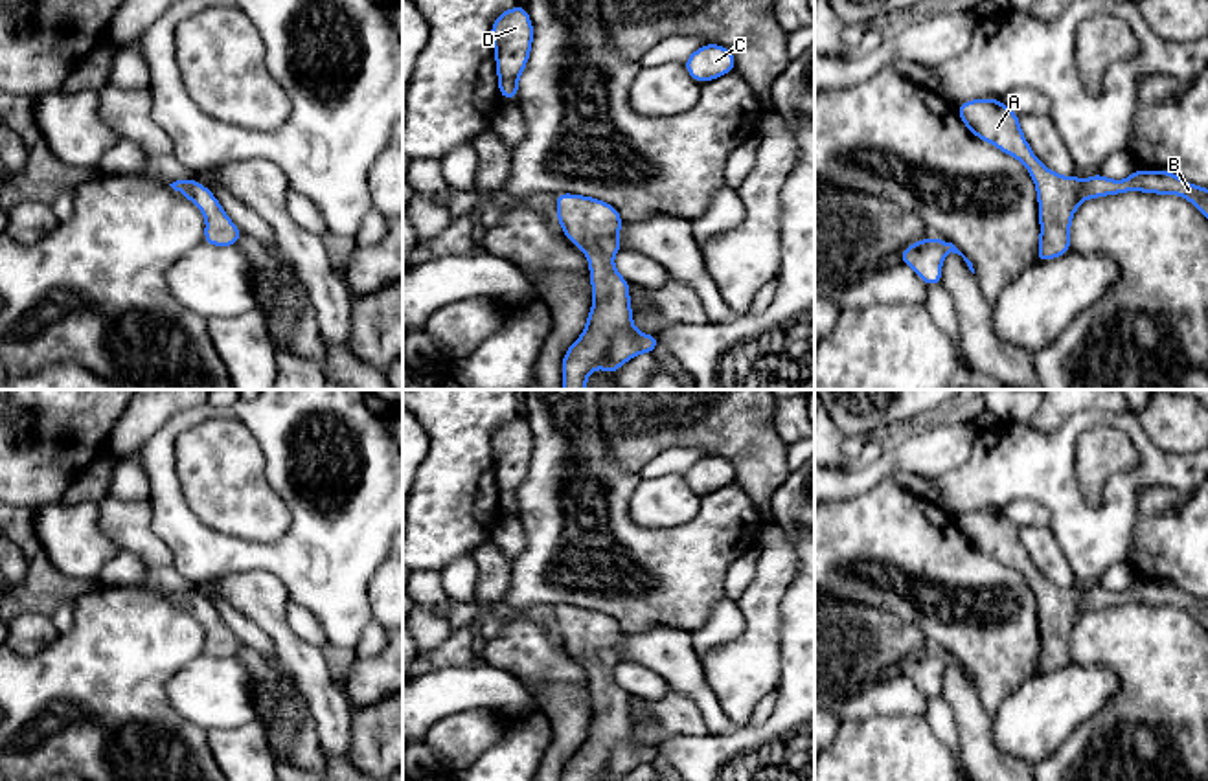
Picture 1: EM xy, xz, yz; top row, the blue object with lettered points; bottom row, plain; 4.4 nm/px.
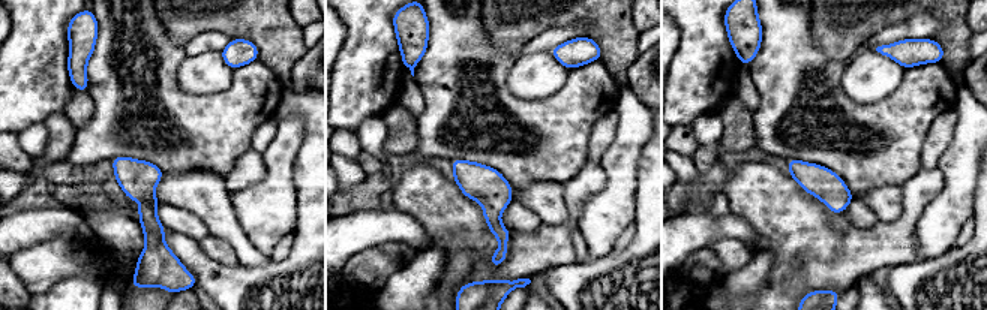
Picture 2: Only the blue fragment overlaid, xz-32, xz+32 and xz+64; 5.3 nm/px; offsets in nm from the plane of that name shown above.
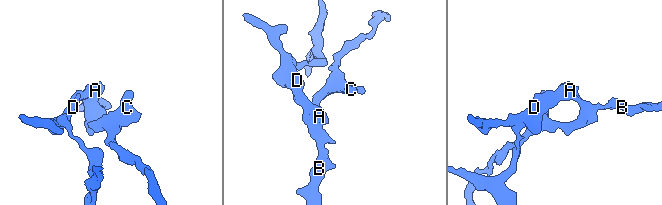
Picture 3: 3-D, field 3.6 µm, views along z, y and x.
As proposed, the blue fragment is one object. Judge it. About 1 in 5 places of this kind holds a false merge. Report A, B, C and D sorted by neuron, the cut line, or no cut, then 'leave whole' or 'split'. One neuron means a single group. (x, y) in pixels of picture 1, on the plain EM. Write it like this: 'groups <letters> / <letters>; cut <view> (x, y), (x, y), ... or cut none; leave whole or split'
groups A B C D; cut none; leave whole

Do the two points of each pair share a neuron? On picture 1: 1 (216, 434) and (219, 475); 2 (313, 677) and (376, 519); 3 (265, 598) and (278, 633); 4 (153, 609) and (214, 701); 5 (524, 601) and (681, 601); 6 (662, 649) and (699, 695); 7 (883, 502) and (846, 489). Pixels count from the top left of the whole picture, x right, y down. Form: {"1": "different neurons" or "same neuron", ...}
{"1": "same neuron", "2": "different neurons", "3": "same neuron", "4": "different neurons", "5": "same neuron", "6": "same neuron", "7": "different neurons"}

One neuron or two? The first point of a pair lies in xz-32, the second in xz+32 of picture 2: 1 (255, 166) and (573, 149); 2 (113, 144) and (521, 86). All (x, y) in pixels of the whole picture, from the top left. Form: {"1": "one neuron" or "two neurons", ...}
{"1": "two neurons", "2": "two neurons"}

